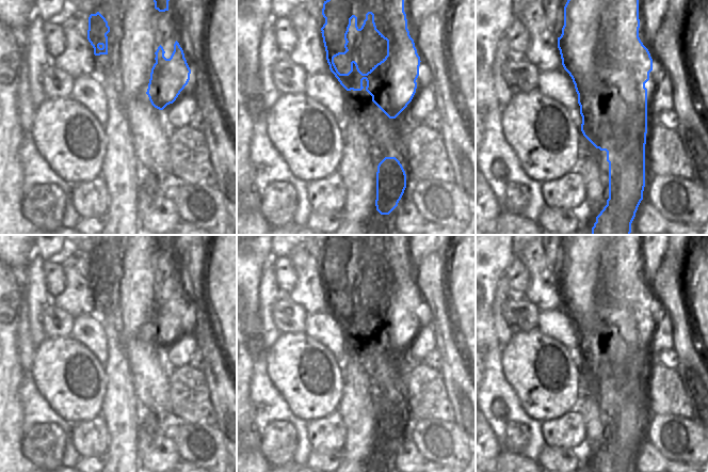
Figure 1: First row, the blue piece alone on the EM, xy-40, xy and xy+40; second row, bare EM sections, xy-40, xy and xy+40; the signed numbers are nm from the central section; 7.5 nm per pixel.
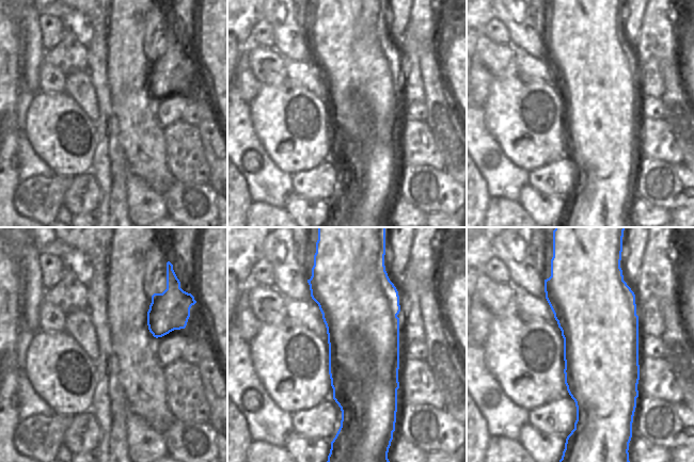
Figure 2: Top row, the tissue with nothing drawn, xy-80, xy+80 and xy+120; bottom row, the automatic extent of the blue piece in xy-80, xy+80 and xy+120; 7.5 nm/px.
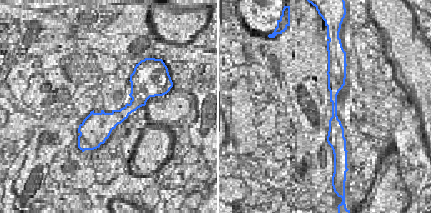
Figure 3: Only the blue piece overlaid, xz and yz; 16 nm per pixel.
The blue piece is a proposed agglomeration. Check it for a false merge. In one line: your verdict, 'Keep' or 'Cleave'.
Cleave.

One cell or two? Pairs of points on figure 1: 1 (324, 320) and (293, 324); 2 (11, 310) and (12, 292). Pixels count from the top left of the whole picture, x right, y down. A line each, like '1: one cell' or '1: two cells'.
1: two cells
2: one cell

